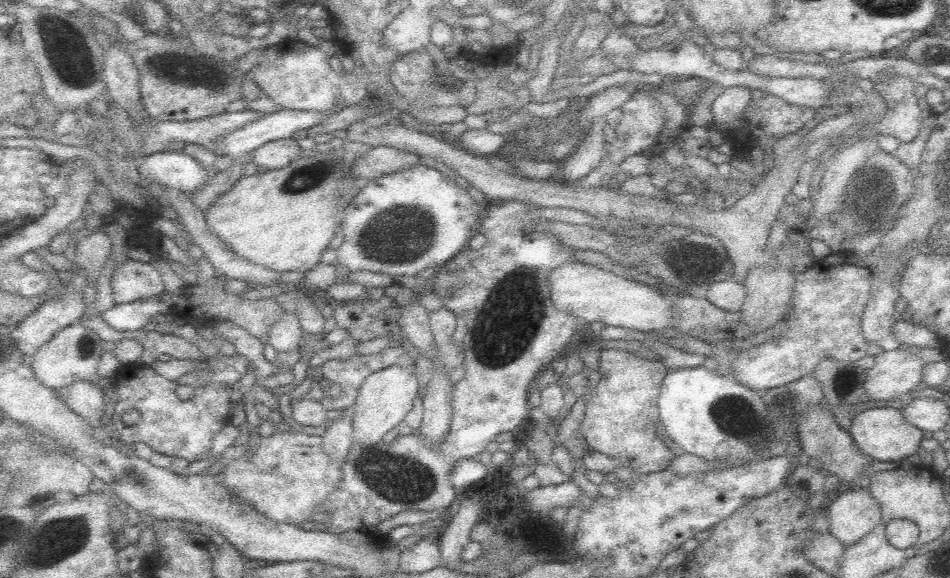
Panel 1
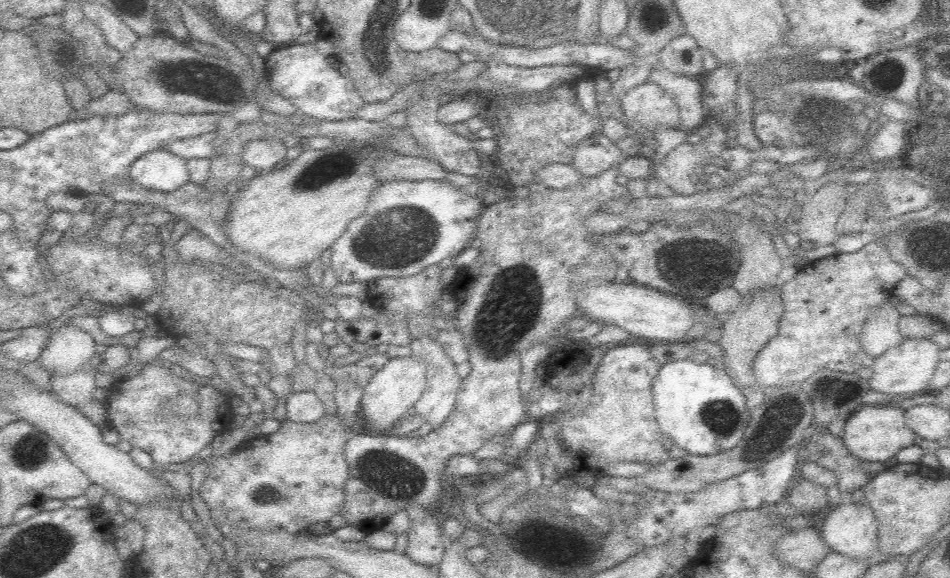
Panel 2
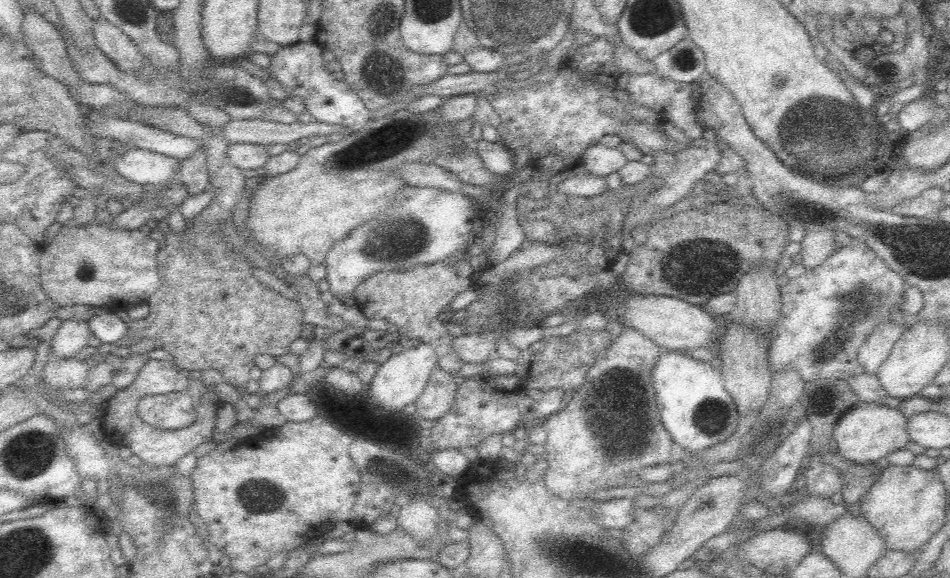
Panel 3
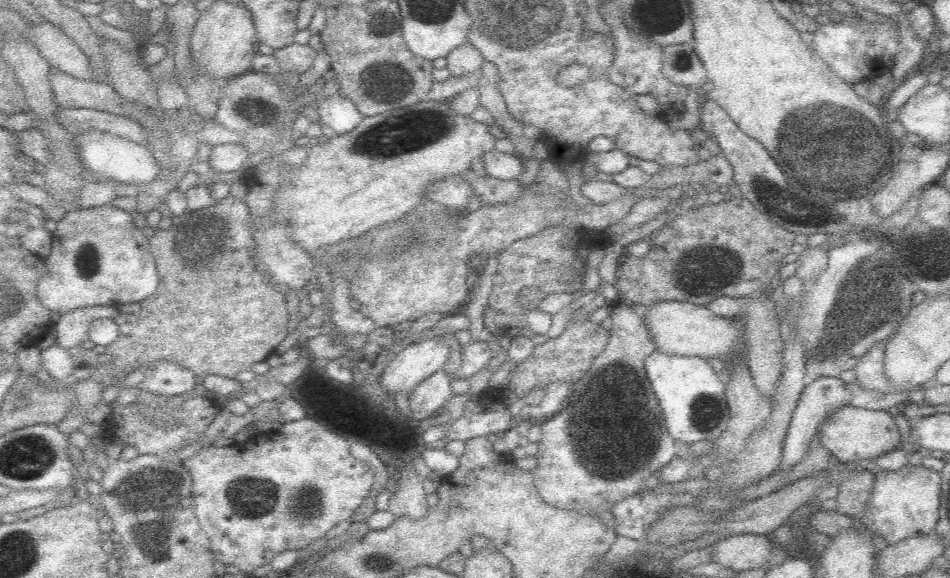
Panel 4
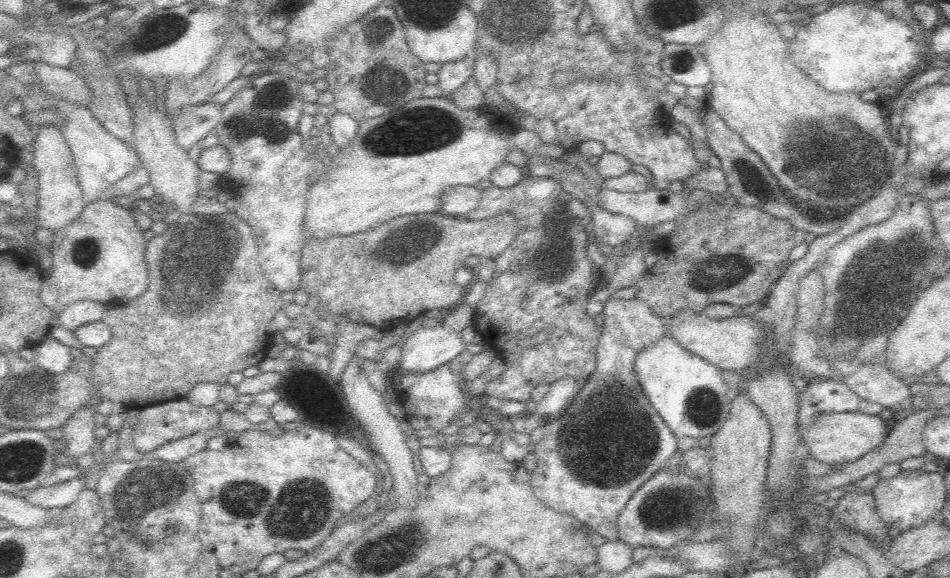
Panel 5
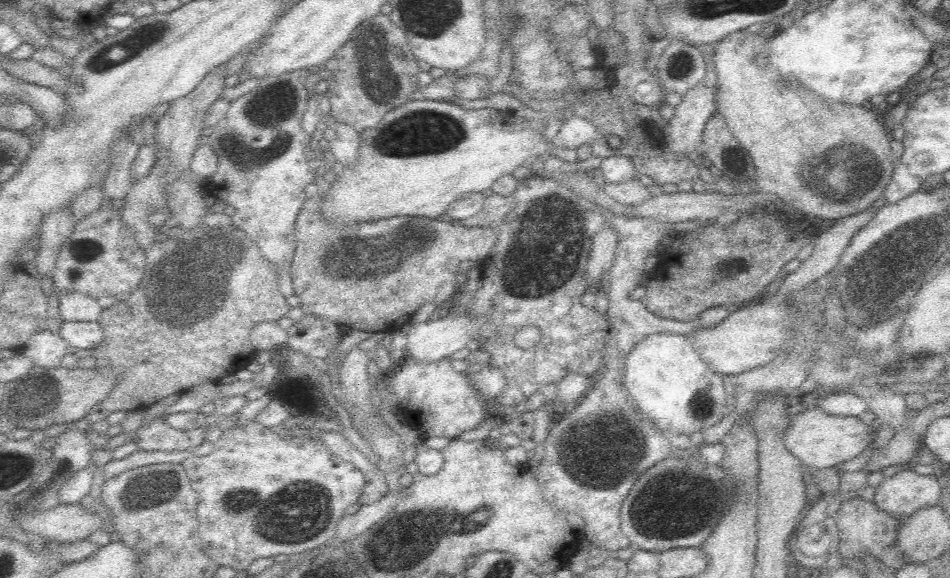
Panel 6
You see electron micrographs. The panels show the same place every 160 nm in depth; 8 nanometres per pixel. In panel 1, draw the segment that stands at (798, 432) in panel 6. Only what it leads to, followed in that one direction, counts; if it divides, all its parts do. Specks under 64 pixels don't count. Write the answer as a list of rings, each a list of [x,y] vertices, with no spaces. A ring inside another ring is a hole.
[[[870,408],[860,413],[856,412],[848,428],[854,444],[860,452],[878,462],[900,462],[907,456],[916,454],[922,442],[922,431],[911,425],[904,418],[902,408]]]

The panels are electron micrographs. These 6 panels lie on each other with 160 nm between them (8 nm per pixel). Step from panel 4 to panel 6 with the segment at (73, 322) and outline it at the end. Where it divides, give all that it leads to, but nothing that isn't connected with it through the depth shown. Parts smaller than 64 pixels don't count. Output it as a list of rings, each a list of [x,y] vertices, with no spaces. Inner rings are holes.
[[[78,292],[62,294],[59,306],[59,314],[62,314],[62,316],[59,316],[58,321],[98,321],[103,312],[97,298],[87,294],[78,294]]]

